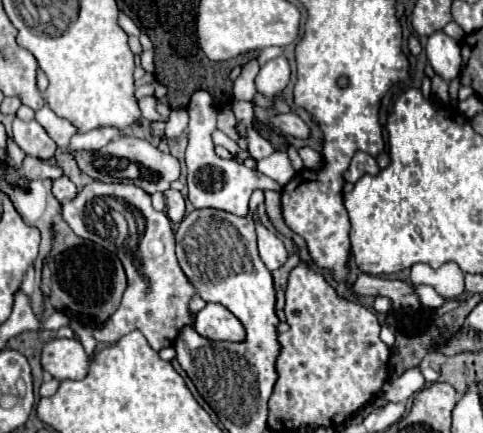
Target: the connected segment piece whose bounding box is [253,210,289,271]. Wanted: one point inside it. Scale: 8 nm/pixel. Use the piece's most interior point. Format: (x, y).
(272, 251)

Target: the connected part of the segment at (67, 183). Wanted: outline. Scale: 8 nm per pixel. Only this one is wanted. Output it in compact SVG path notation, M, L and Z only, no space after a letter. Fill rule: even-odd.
M61 177L57 181L53 181L53 195L59 199L59 201L67 201L67 199L73 199L77 195L77 187L73 185L73 181L69 177Z

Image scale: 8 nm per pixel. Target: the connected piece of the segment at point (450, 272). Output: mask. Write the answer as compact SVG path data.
M415 263L411 267L411 283L431 285L445 299L455 299L465 291L463 271L457 263L443 263L439 269L429 267L427 263Z

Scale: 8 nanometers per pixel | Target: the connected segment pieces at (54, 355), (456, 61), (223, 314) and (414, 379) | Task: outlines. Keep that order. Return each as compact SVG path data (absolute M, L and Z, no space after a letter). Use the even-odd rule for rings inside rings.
M51 339L43 349L41 365L57 381L83 379L89 373L89 355L77 339Z
M435 31L427 41L427 59L433 65L435 73L445 81L451 81L461 71L461 47L459 41L451 39L443 31Z
M207 303L207 307L199 311L195 329L199 335L211 341L245 341L243 323L227 307L219 303Z
M413 367L409 371L405 371L401 377L389 379L383 385L381 397L385 401L407 401L409 397L413 397L417 391L421 391L425 387L425 377L419 371L419 367Z

